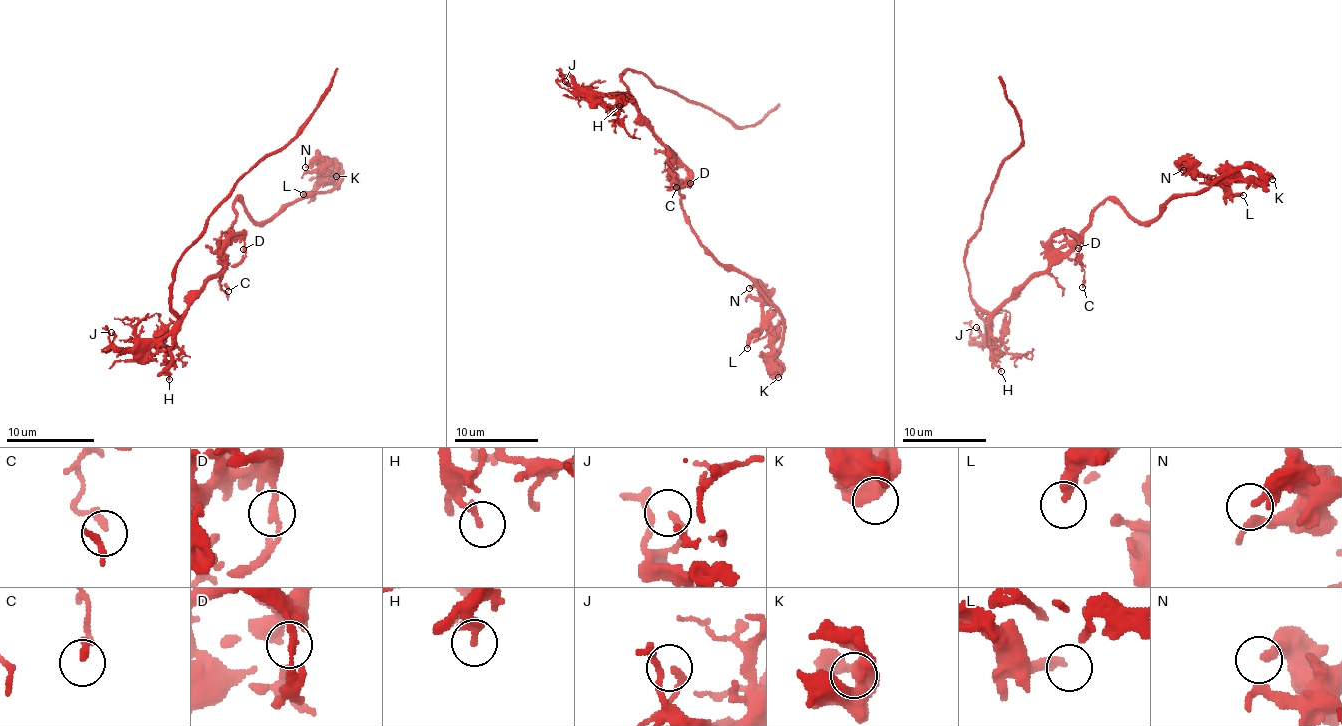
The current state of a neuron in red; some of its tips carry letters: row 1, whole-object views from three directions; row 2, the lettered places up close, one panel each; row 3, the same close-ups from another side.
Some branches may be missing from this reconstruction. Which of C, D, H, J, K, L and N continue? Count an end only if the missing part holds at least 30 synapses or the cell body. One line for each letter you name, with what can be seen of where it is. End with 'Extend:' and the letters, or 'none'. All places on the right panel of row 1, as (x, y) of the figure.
Extend: none

